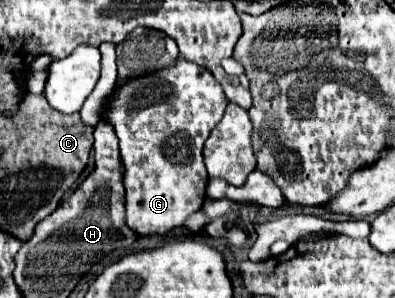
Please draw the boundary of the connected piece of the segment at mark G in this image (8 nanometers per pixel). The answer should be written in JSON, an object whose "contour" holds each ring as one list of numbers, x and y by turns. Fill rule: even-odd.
{"contour":[[179,58,171,68,163,68,151,76,127,82,113,92,111,100,107,100,103,116,115,126,121,146,127,224,139,236,165,236,171,230,183,226,187,216,203,208,205,186,209,180,207,168,203,164,203,144,217,122,223,118,225,106,227,98,211,72,183,58]]}

